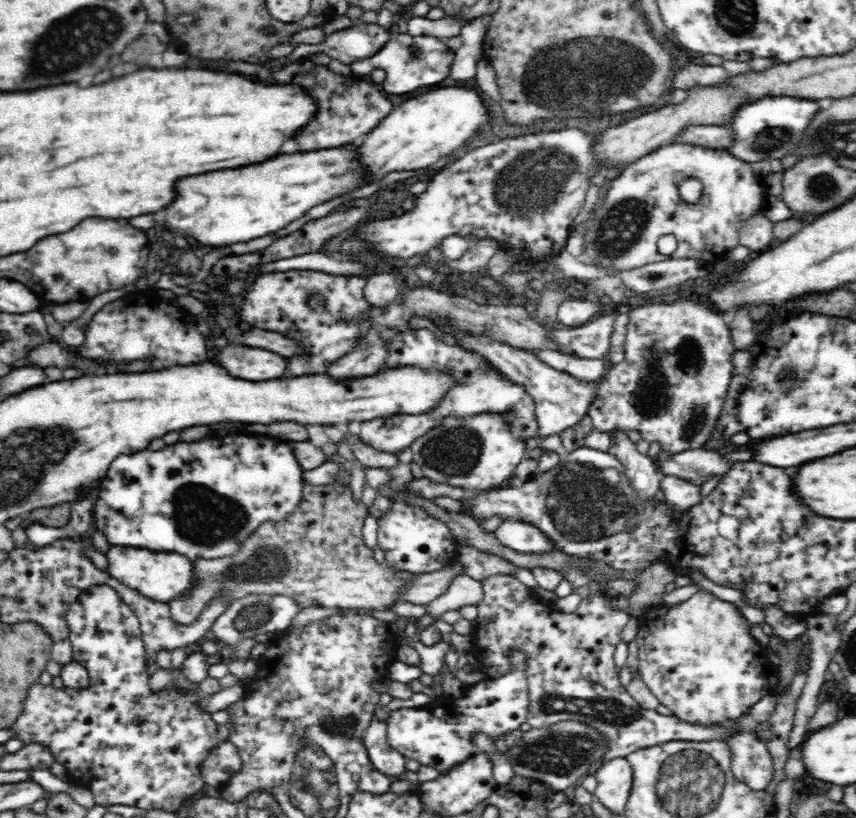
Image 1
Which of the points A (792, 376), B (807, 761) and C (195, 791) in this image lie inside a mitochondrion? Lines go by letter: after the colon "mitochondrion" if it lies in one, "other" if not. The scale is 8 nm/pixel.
A: mitochondrion
B: other
C: other

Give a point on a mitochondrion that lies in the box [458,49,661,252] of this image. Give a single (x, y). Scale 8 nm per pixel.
(533, 181)

